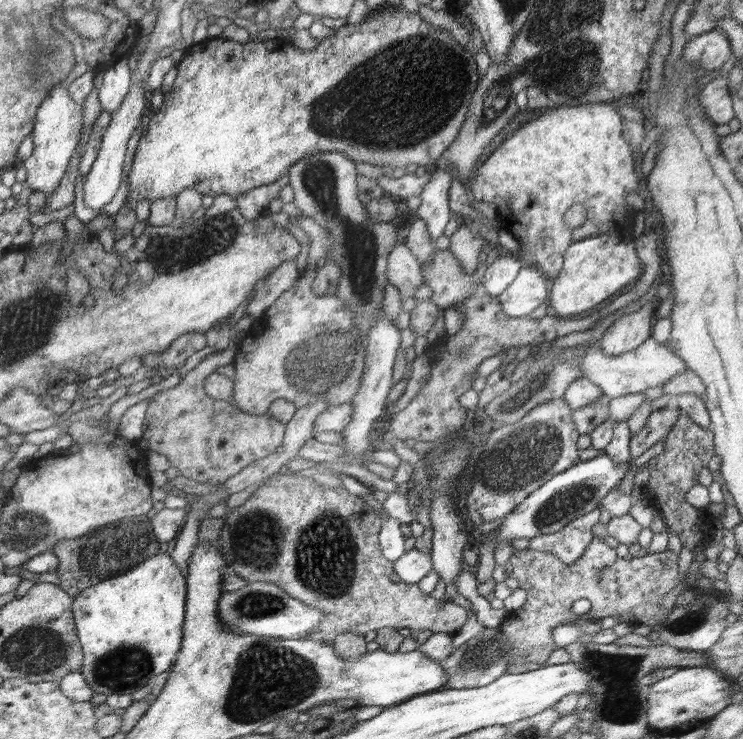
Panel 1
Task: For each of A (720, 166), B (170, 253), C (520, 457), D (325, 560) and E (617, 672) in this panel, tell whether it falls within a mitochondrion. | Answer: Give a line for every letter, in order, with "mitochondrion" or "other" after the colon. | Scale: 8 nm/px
A: other
B: mitochondrion
C: mitochondrion
D: mitochondrion
E: mitochondrion

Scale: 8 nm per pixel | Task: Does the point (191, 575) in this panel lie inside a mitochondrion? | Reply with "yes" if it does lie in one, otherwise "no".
no

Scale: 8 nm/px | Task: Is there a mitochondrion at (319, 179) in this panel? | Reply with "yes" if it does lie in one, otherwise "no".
yes

